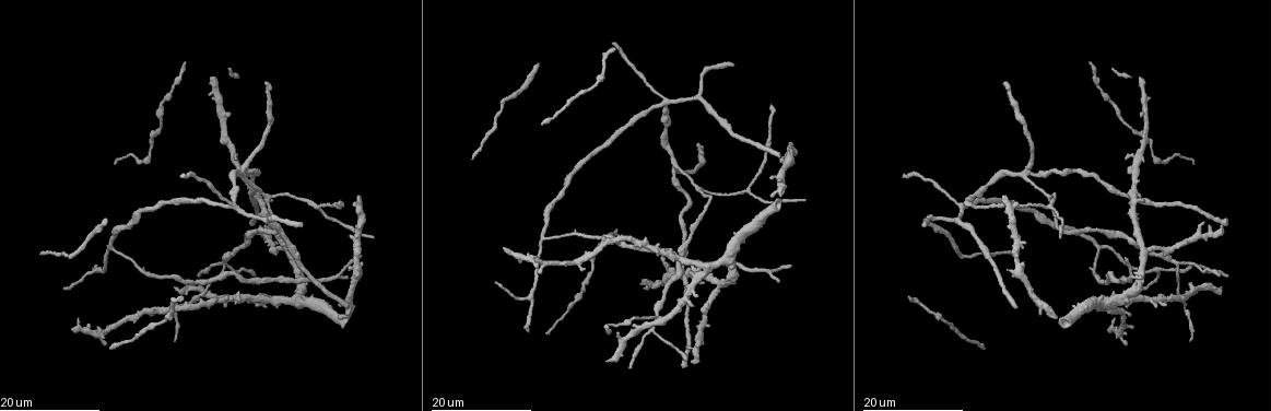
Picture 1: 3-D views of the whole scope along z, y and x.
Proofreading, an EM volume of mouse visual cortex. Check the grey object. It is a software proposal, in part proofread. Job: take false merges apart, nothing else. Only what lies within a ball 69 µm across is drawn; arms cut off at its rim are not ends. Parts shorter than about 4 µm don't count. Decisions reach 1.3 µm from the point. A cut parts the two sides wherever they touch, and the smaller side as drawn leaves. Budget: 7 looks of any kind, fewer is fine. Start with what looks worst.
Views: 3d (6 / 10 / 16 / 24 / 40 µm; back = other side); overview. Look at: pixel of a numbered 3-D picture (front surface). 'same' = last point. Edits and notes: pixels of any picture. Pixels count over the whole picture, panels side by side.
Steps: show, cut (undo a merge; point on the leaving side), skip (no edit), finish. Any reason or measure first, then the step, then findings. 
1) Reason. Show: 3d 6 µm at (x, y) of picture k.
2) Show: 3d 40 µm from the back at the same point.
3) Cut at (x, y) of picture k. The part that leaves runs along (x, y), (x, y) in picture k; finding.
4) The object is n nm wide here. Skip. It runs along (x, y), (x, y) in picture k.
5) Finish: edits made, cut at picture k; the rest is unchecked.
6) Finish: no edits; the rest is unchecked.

Small branch off a trunk. Show: 3d 16 µm at (1050, 207) of picture 1.

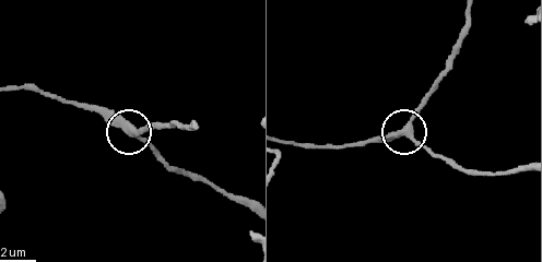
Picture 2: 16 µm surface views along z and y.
Show: 3d 6 µm at (409, 131) of picture 2.

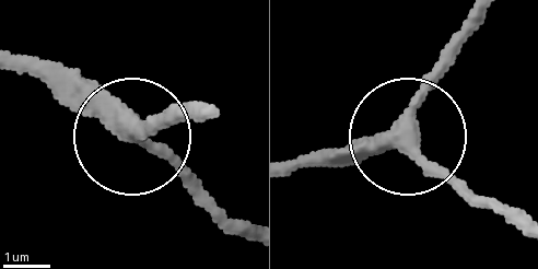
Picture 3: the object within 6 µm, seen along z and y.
3 arms meet here. Skip. It runs along (297, 166), (332, 166), (404, 139), (481, 198) in picture 3; continuous, no second neuron.

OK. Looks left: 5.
Show: 3d 16 µm at (525, 296) of picture 1.

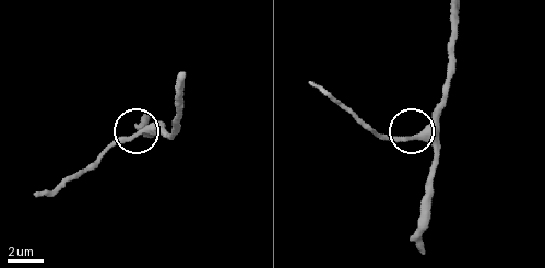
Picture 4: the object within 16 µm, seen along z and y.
Show: 3d 6 µm at (419, 135) of picture 4.

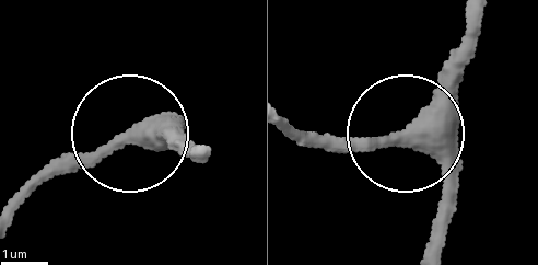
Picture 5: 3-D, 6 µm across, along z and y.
The object is 390 nm wide here. Skip. It runs along (471, 23), (467, 59), (408, 129), (443, 176), (447, 231) in picture 5; all the same neuron.

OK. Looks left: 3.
Four arms meet. Show: 3d 24 µm at (698, 274) of picture 1.

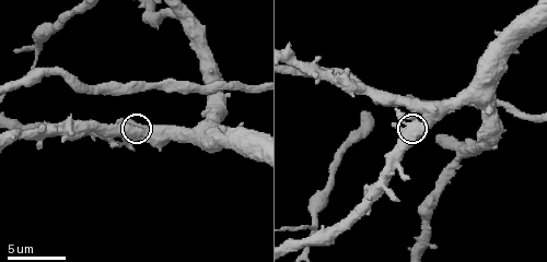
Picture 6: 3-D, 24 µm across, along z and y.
Zoom in. Show: 3d 10 µm at (407, 129) of picture 6.

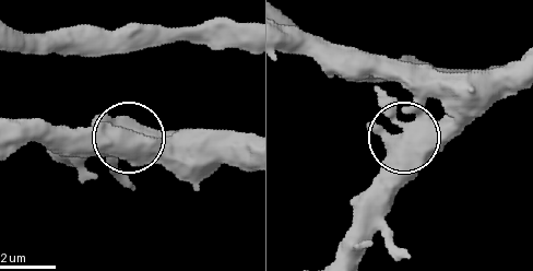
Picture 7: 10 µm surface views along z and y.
Closer look. Show: 3d 6 µm at (404, 132) of picture 7.

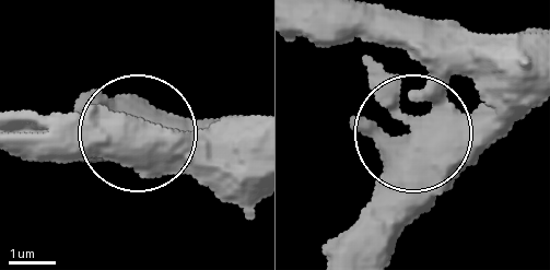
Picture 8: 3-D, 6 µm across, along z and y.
4 arms meet here. Skip. Continuous, no second neuron.

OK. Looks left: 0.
Finish: no edits; the rest is unchecked.

